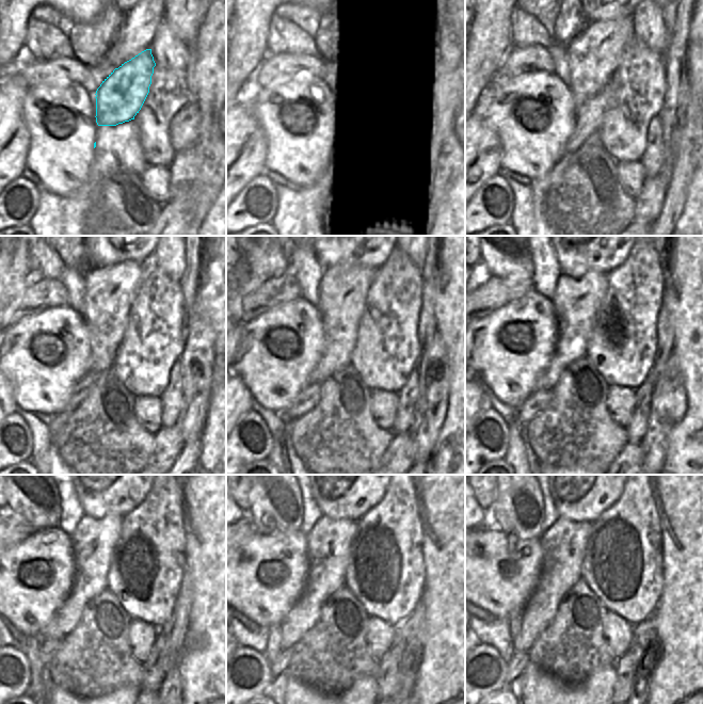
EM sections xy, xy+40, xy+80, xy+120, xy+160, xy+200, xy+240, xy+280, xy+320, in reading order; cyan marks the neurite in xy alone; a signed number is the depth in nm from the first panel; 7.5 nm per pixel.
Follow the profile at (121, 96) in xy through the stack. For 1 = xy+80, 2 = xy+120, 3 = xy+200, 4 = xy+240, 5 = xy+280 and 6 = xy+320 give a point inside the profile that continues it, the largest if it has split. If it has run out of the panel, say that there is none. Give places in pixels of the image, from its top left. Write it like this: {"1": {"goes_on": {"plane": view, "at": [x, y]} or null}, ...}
{"1": {"goes_on": {"plane": "xy+80", "at": [589, 115]}}, "2": {"goes_on": {"plane": "xy+120", "at": [80, 389]}}, "3": {"goes_on": {"plane": "xy+200", "at": [539, 400]}}, "4": {"goes_on": {"plane": "xy+240", "at": [49, 649]}}, "5": {"goes_on": {"plane": "xy+280", "at": [280, 666]}}, "6": {"goes_on": {"plane": "xy+320", "at": [516, 664]}}}

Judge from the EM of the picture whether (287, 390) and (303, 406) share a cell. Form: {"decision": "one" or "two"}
{"decision": "two"}

